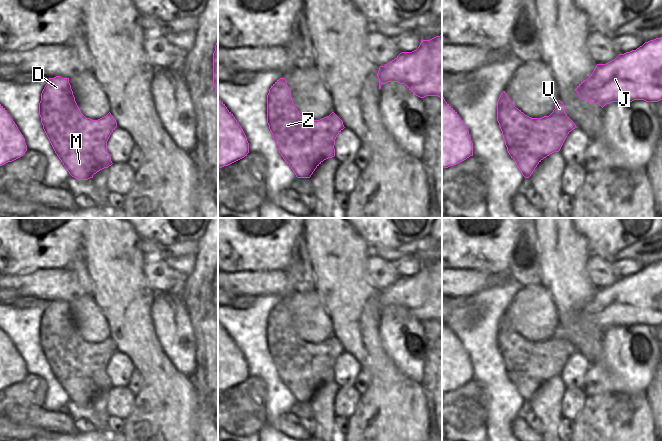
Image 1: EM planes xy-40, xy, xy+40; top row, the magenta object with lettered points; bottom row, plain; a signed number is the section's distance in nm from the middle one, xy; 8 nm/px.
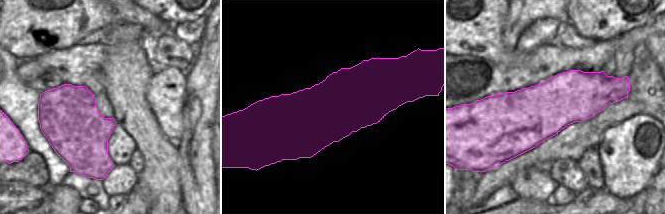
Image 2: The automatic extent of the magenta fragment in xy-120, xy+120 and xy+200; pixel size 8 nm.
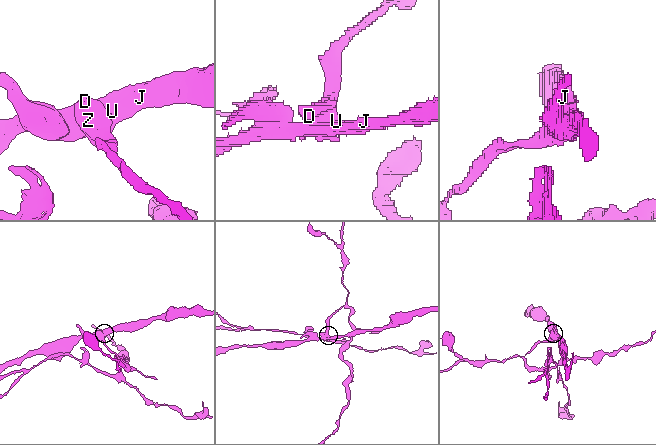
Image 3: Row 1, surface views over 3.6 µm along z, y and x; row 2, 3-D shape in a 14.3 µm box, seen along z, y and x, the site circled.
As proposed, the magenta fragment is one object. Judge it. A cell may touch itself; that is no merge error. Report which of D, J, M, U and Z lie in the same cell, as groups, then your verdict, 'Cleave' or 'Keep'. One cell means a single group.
Groups: D M Z / J U. Cleave

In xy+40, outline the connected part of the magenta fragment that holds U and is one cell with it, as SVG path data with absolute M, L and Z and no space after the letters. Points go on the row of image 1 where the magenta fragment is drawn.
M560 100L557 101L557 103L555 105L555 109L549 116L556 117L559 120L561 120L562 122L564 122L567 119L573 123L573 129L577 128L575 123L565 113L565 105Z

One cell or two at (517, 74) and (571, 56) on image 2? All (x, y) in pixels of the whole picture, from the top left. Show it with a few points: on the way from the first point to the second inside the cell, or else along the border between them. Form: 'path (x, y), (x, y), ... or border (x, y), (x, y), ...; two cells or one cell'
path (530, 70), (535, 69), (547, 60), (558, 60); one cell

